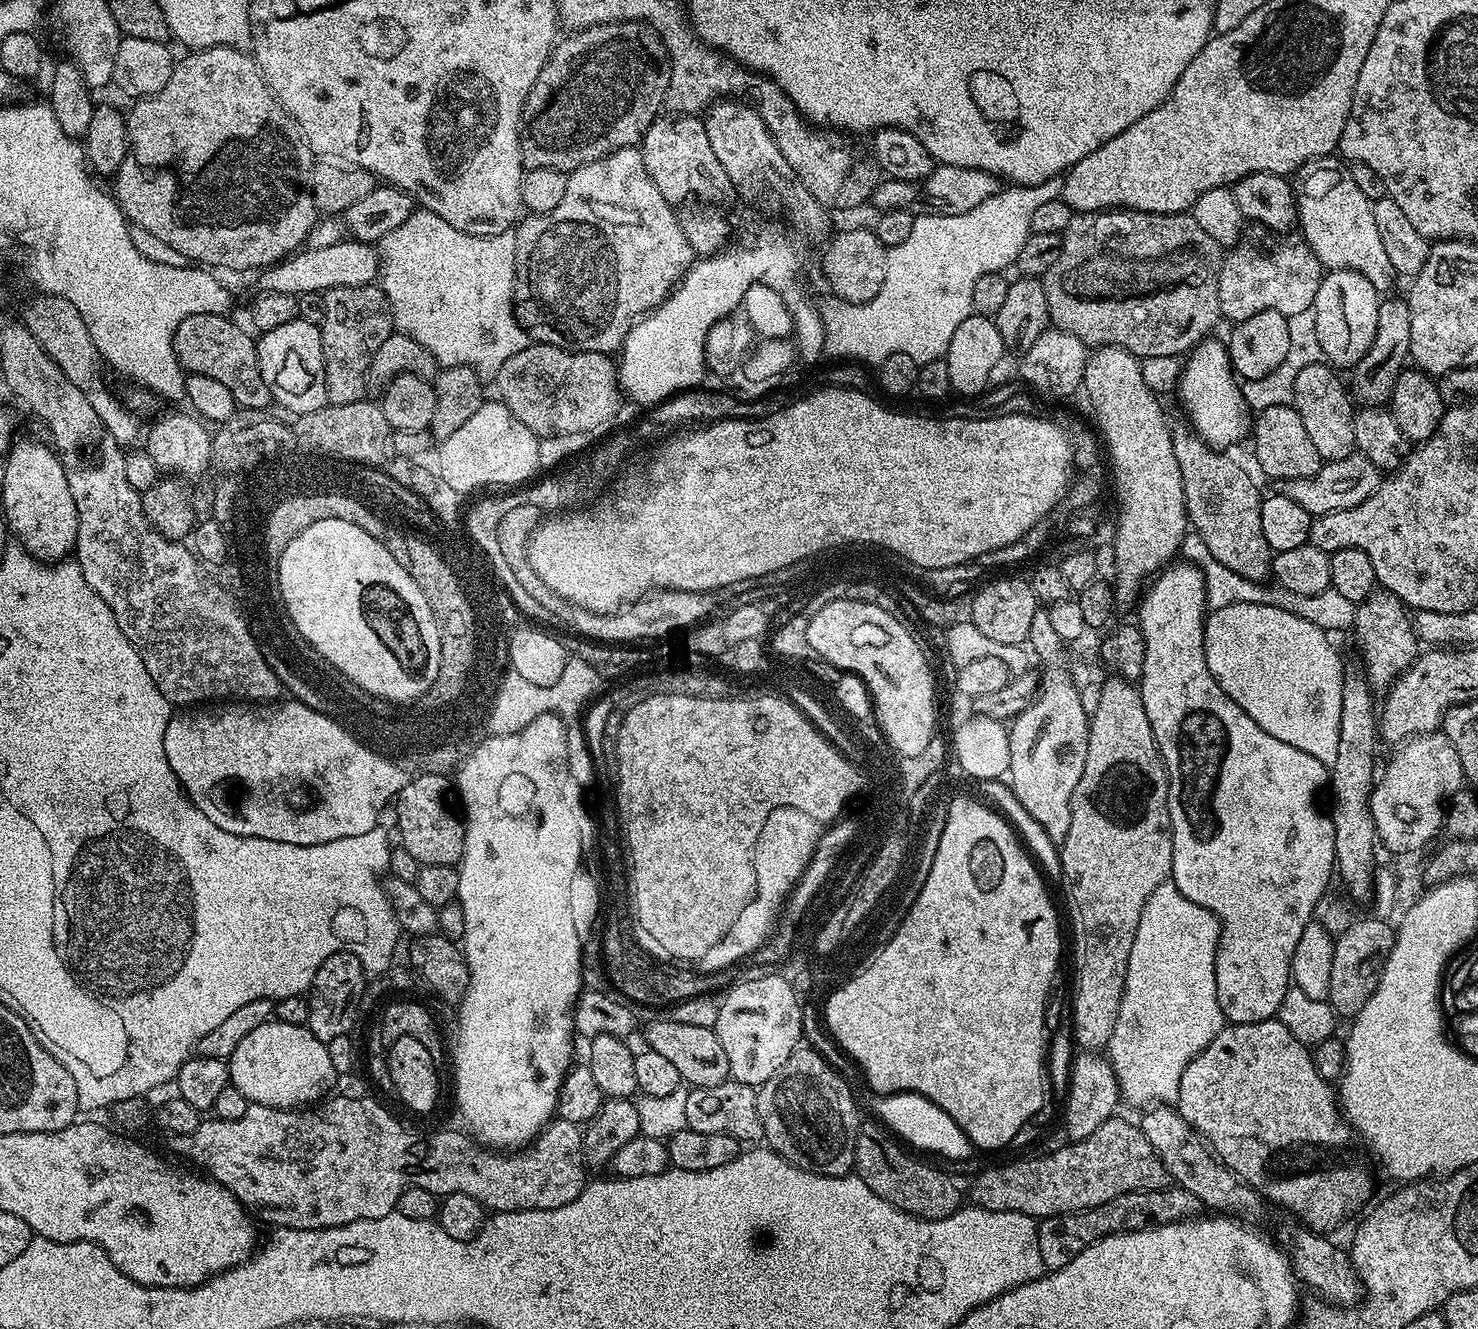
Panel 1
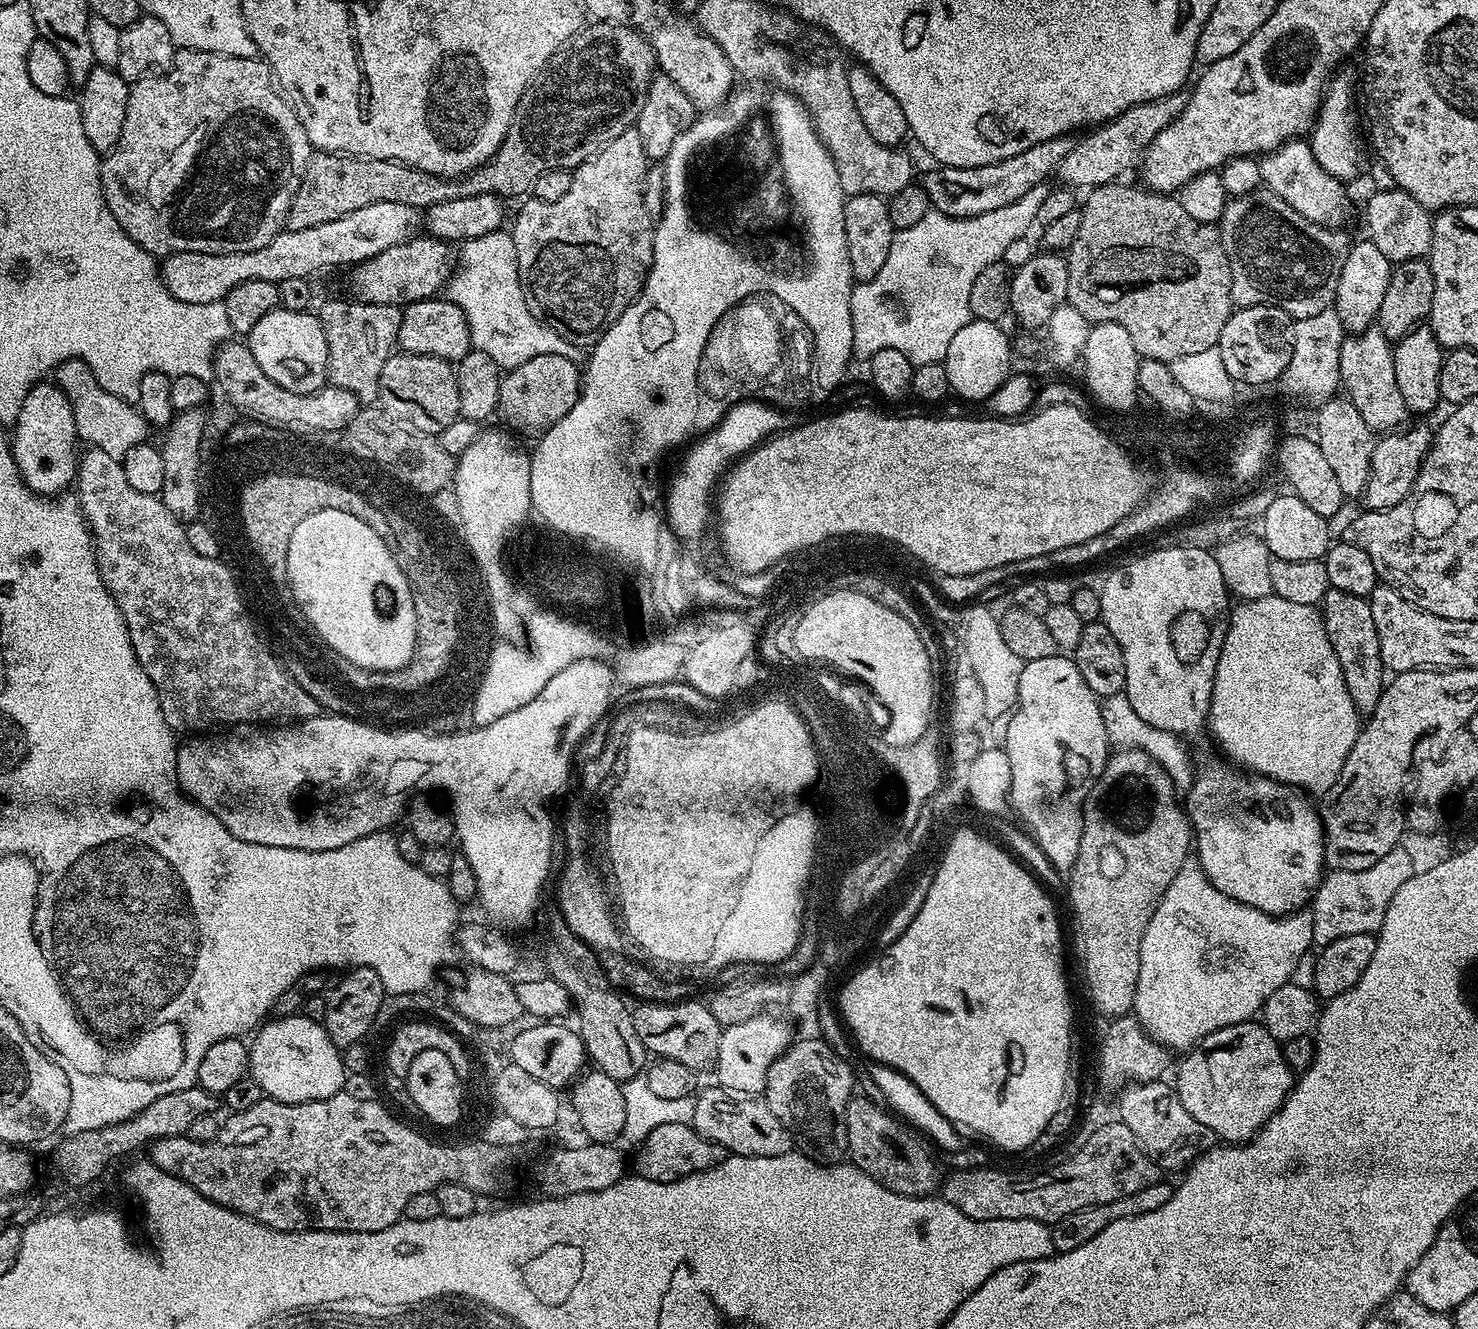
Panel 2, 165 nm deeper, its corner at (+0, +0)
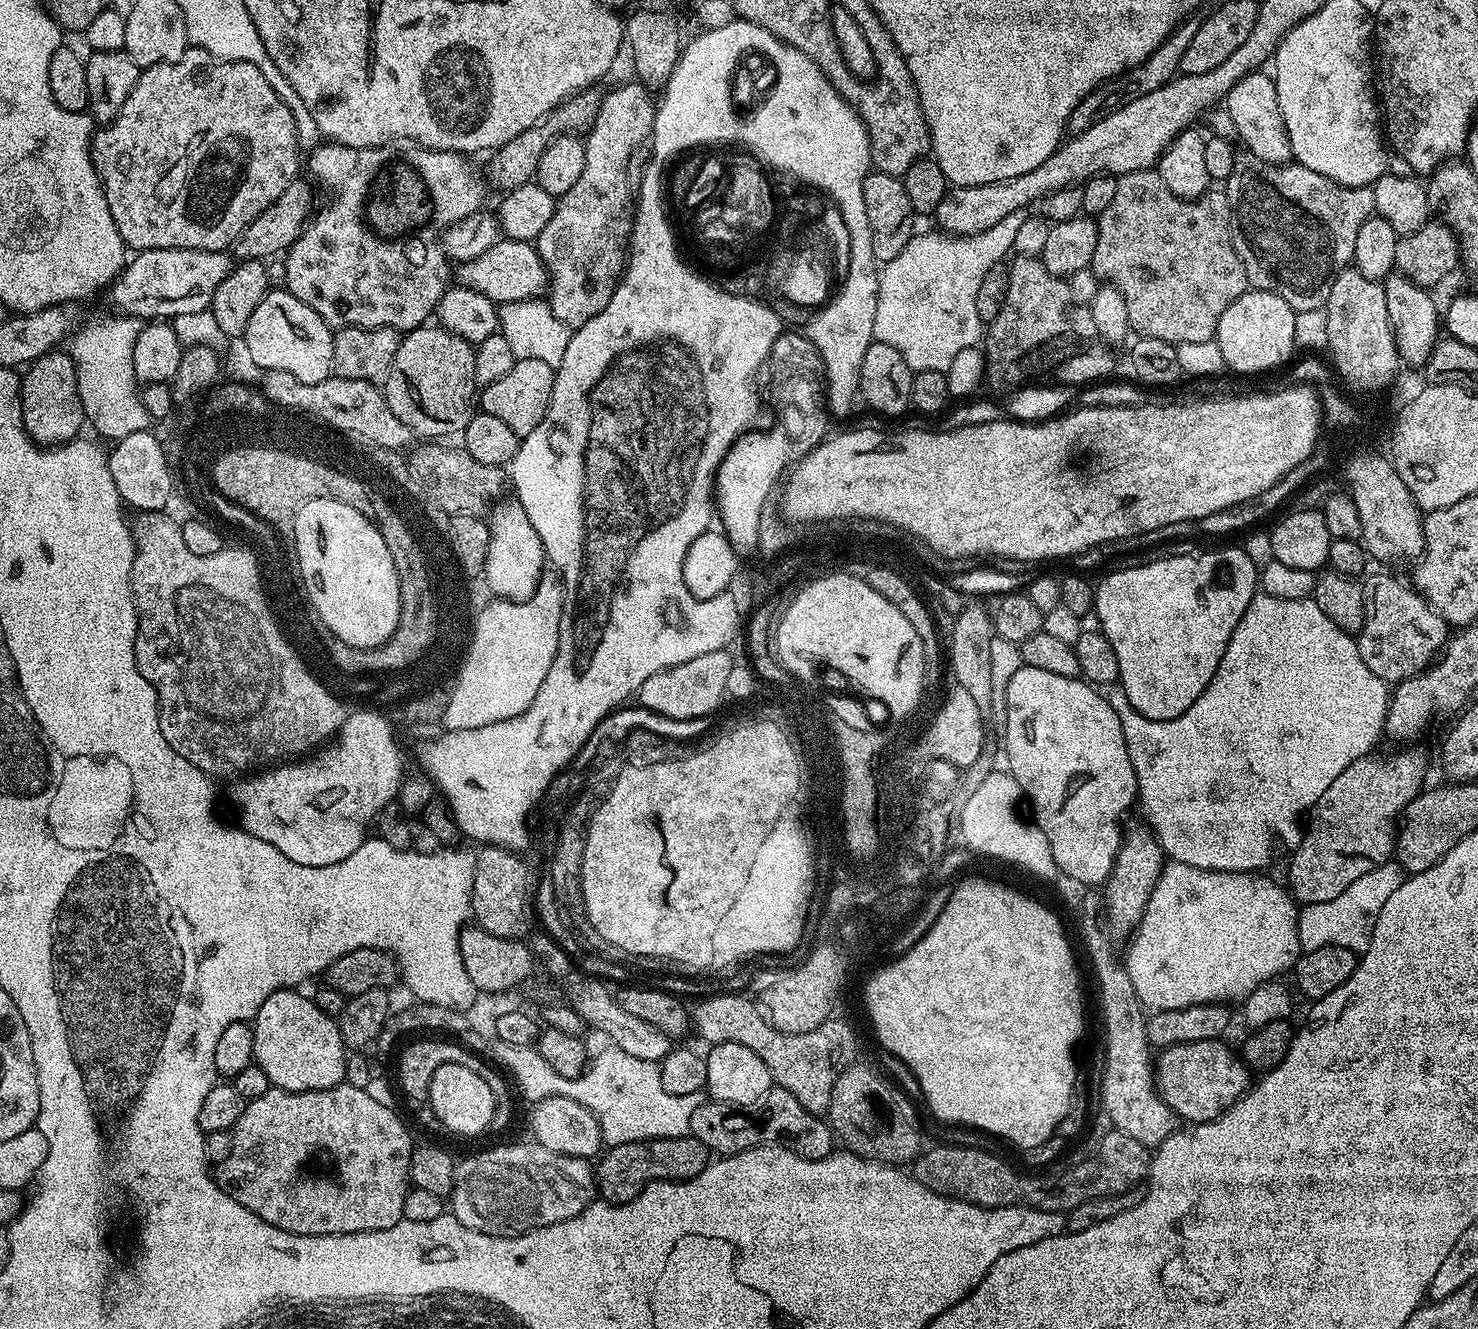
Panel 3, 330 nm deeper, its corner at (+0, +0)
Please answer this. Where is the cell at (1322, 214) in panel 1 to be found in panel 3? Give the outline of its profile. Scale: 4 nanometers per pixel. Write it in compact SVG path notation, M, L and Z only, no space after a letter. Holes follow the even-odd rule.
M1267 71L1251 72L1246 74L1230 91L1226 97L1226 111L1236 127L1236 136L1250 151L1256 155L1255 159L1264 164L1287 164L1293 159L1292 147L1286 134L1286 122L1282 122L1282 110L1278 106L1276 81Z

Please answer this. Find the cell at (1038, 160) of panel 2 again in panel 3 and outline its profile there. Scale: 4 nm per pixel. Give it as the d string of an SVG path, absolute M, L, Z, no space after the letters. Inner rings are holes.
M1199 15L1189 16L1168 35L1166 42L1162 42L1162 46L1158 46L1158 50L1154 50L1154 54L1150 54L1150 58L1144 60L1144 63L1139 64L1136 68L1128 69L1121 76L1115 76L1105 84L1099 84L1094 91L1086 94L1084 101L1070 114L1067 131L1075 134L1090 130L1090 126L1094 126L1094 122L1102 122L1102 118L1130 106L1130 102L1134 102L1146 94L1151 94L1153 90L1158 90L1175 80L1180 72L1182 54L1186 54L1186 46L1190 46L1190 42L1194 42L1194 34L1198 34L1200 21Z

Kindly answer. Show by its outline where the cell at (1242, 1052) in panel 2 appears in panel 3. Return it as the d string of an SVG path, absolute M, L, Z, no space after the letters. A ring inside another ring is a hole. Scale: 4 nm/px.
M1223 1039L1207 1040L1206 1042L1190 1042L1189 1044L1175 1044L1163 1049L1159 1053L1160 1057L1154 1060L1154 1075L1156 1078L1156 1091L1160 1097L1168 1103L1176 1112L1181 1121L1201 1124L1207 1120L1218 1118L1235 1104L1250 1087L1250 1069L1235 1051L1224 1045Z

